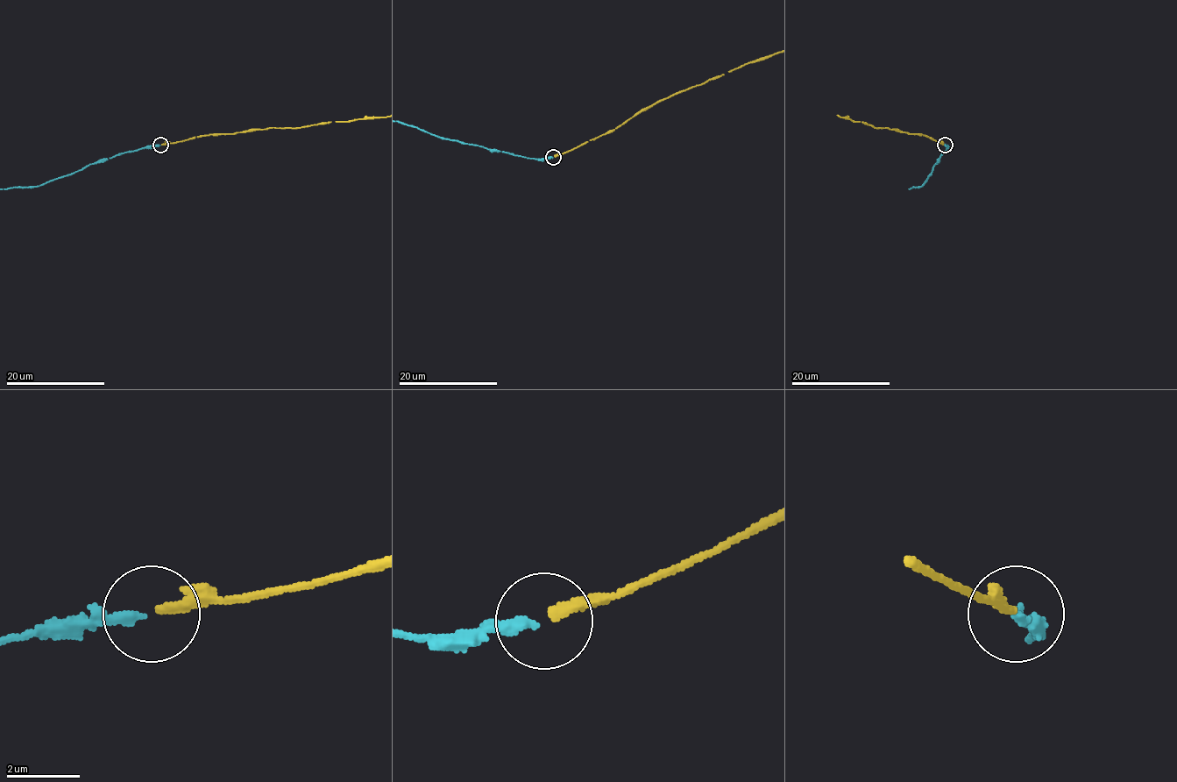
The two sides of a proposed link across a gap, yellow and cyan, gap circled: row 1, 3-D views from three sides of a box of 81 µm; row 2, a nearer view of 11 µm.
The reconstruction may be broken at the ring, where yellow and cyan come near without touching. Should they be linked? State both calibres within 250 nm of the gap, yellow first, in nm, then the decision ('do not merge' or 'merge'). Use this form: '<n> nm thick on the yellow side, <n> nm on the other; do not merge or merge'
280 nm thick on the yellow side, 280 nm on the other; merge

